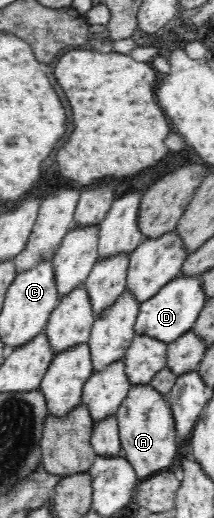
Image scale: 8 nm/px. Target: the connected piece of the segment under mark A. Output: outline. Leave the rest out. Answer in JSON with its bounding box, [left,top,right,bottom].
[115,383,178,480]

